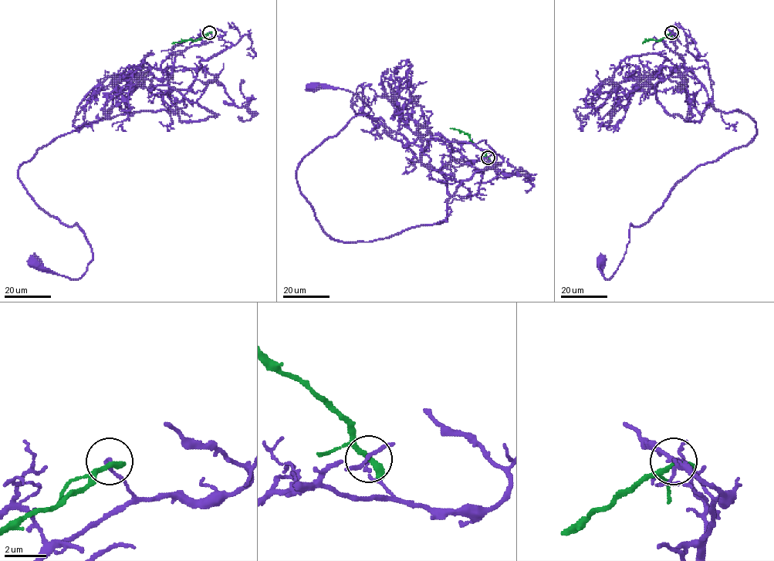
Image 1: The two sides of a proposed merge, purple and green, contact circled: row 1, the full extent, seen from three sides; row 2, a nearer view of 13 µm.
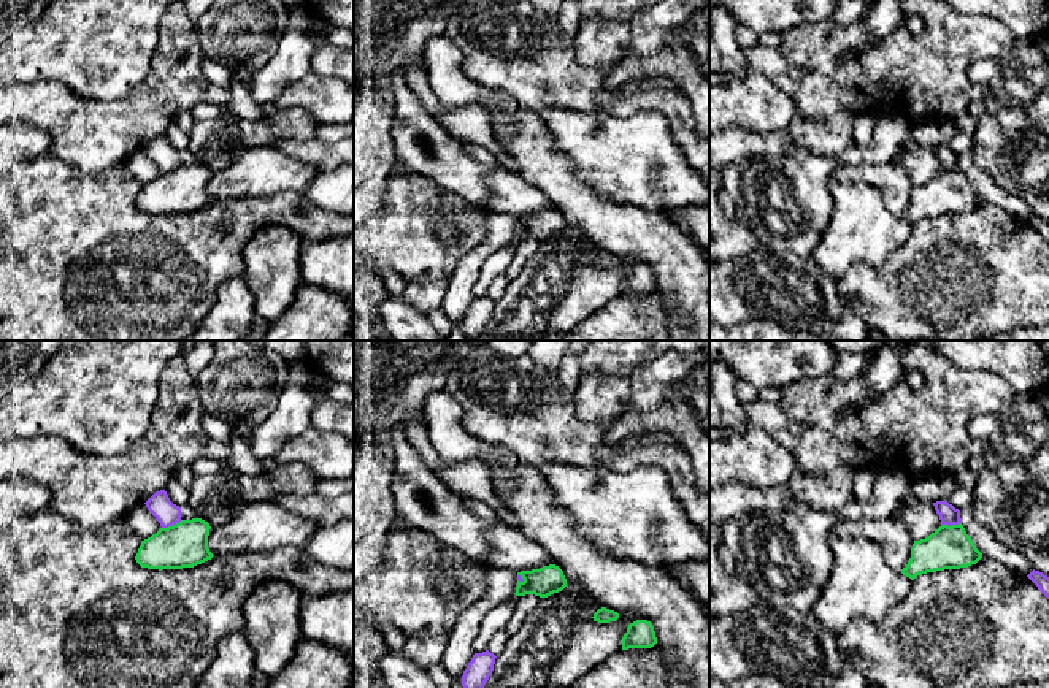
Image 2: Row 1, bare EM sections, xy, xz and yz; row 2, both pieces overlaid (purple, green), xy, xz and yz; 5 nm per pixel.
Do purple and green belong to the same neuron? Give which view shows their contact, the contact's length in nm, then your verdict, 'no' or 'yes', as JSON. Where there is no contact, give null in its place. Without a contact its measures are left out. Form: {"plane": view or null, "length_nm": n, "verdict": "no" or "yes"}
{"plane": "yz", "length_nm": 110, "verdict": "no"}

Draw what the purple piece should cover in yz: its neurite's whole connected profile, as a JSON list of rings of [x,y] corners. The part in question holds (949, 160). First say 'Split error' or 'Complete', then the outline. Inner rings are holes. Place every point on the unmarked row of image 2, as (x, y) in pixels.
Complete. [[[936,146],[933,147],[933,151],[936,159],[939,160],[941,170],[952,171],[962,168],[960,155],[947,146]]]

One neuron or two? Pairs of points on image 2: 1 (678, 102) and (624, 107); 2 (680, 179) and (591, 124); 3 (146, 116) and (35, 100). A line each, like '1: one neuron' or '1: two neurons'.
1: one neuron
2: one neuron
3: one neuron

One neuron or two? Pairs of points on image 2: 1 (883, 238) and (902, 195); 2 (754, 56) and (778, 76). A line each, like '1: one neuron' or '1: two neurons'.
1: two neurons
2: one neuron

